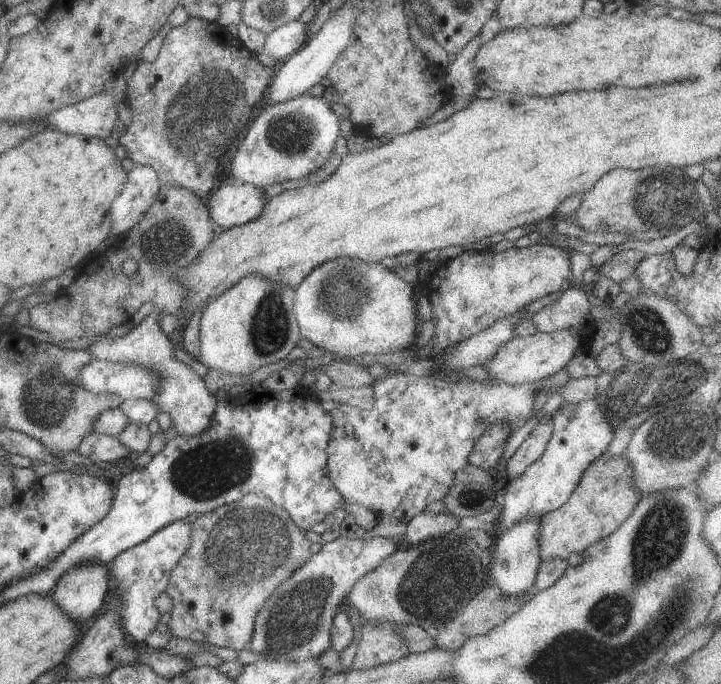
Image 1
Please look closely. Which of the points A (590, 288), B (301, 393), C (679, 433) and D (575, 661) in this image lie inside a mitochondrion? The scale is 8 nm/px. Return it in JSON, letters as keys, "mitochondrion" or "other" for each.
{"A":"other","B":"other","C":"mitochondrion","D":"mitochondrion"}

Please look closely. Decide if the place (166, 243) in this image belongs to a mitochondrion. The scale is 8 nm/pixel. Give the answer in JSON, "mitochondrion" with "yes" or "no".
{"mitochondrion":"yes"}

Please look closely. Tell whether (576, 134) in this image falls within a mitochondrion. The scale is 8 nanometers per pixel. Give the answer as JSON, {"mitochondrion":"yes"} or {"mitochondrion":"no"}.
{"mitochondrion":"no"}

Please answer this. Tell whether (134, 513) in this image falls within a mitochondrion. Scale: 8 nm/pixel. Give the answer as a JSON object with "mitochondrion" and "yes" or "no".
{"mitochondrion":"no"}

